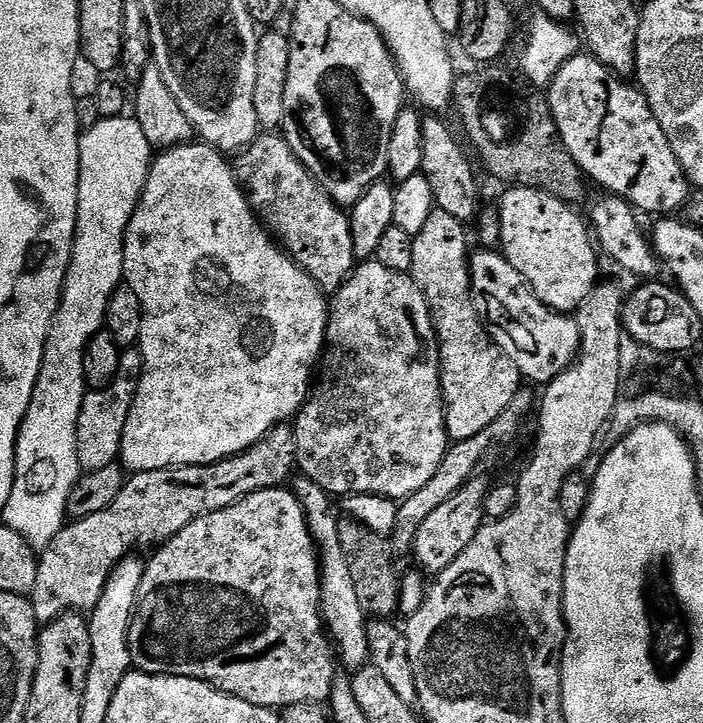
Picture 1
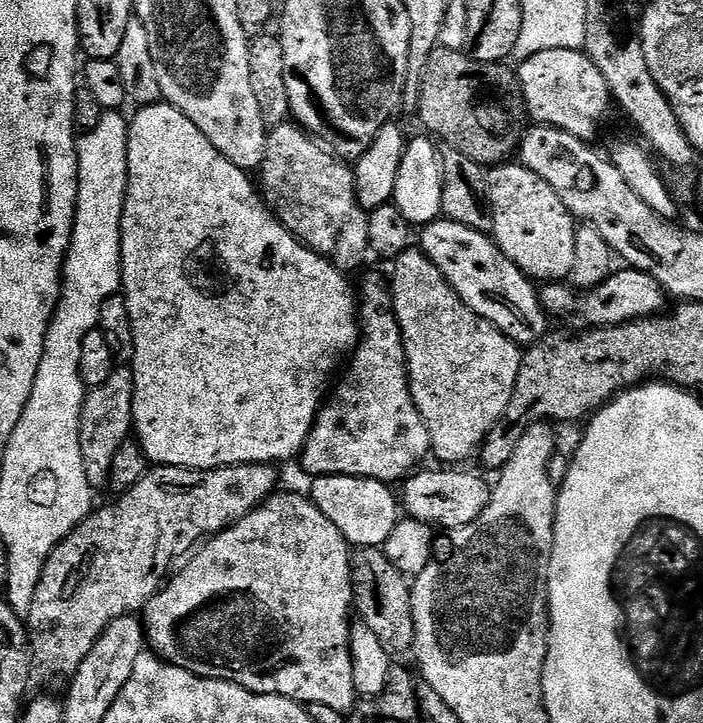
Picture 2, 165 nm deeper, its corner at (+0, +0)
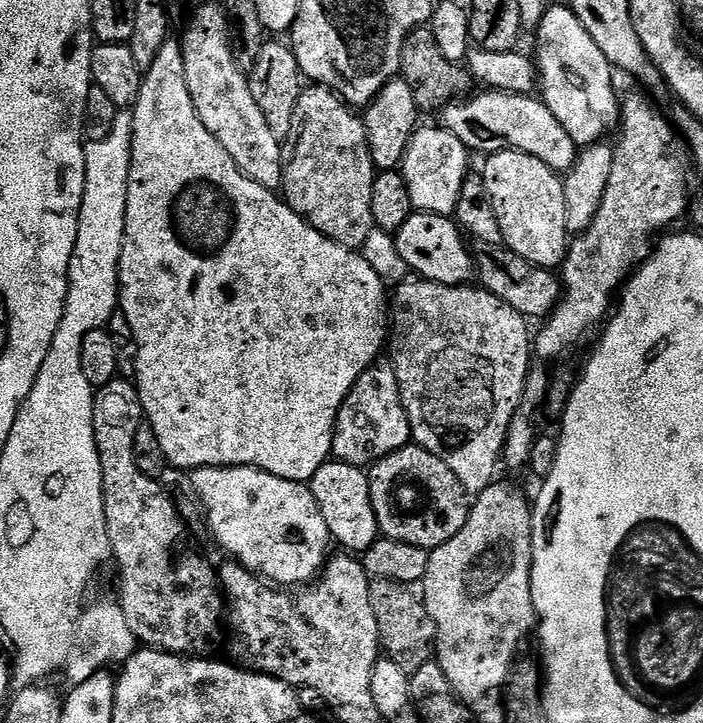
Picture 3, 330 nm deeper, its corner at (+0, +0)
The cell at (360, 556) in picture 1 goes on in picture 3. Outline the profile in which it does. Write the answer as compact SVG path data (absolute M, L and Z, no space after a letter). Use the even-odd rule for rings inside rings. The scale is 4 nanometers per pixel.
M372 580L370 583L370 606L374 606L374 618L378 618L383 655L409 674L433 659L436 642L436 627L424 601L412 592L415 591L409 585L389 580Z

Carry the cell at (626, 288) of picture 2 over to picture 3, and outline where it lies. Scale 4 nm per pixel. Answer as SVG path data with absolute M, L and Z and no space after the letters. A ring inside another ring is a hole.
M477 240L471 245L470 251L474 276L479 287L502 298L502 302L514 306L514 310L518 310L518 314L525 318L547 317L560 300L562 284L555 271L526 262L526 258L514 254L514 250L504 247L503 243L490 245L488 242Z

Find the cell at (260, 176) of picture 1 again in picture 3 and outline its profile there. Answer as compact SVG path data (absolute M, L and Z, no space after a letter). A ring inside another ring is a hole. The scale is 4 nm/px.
M308 86L301 91L298 106L294 106L290 134L286 141L282 199L293 208L314 230L326 238L353 250L363 249L368 235L372 233L371 188L378 169L372 163L368 149L368 135L363 119L340 99L331 88Z

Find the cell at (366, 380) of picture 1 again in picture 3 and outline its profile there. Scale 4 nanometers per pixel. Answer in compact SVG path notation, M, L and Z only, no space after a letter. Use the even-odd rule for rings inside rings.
M391 363L371 364L360 375L355 386L348 391L348 397L338 410L336 428L332 432L332 456L337 461L364 470L386 454L405 448L411 440L412 427L400 397L398 378Z

